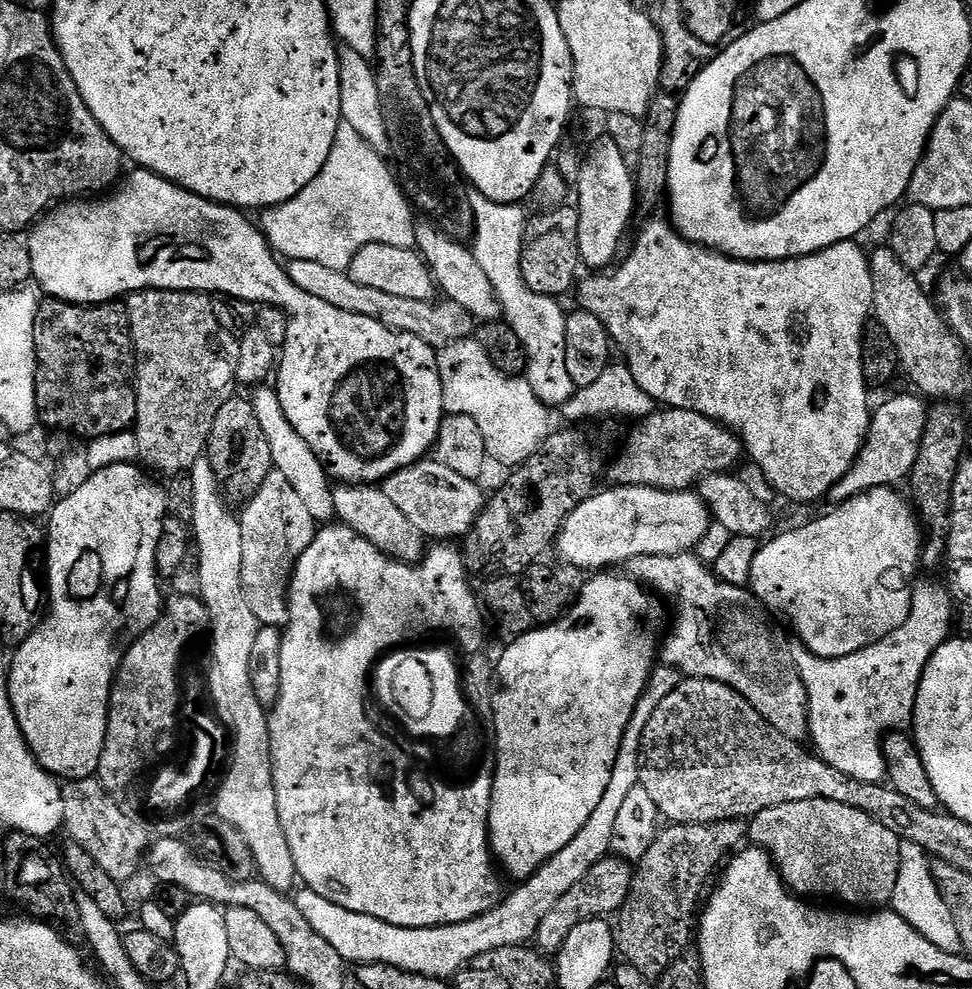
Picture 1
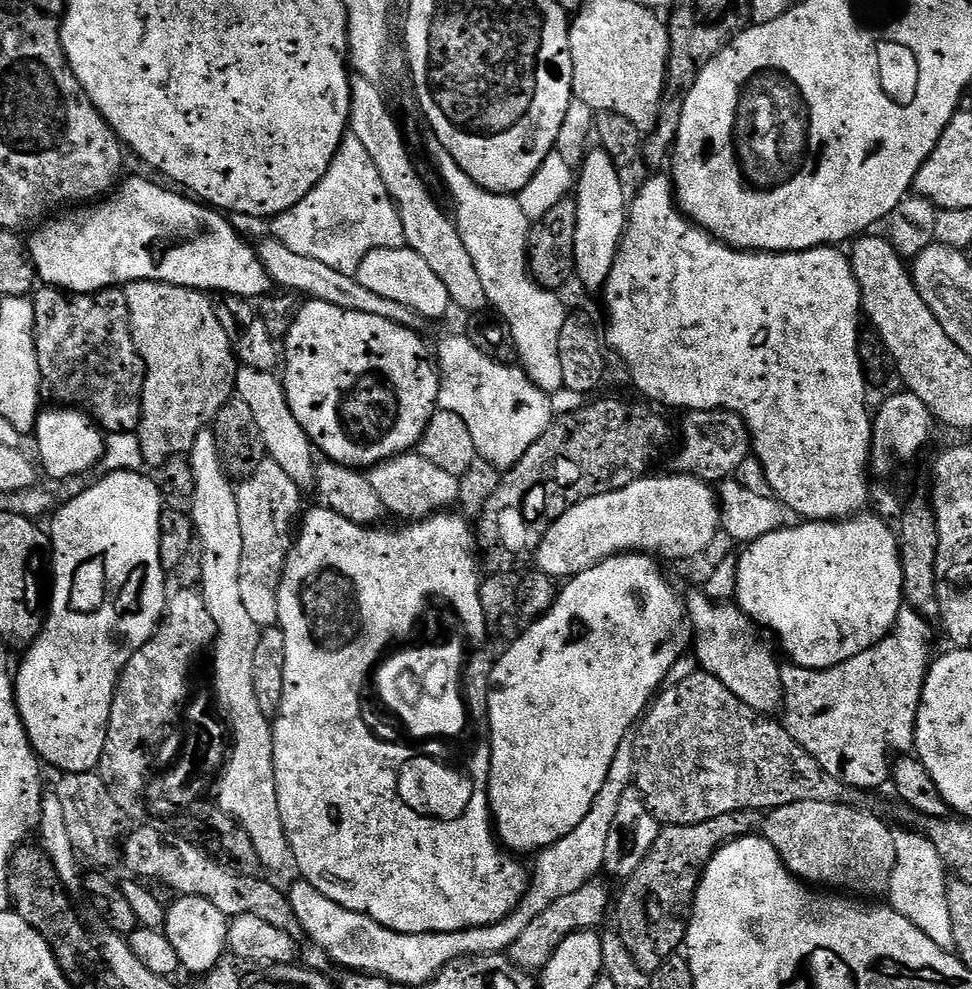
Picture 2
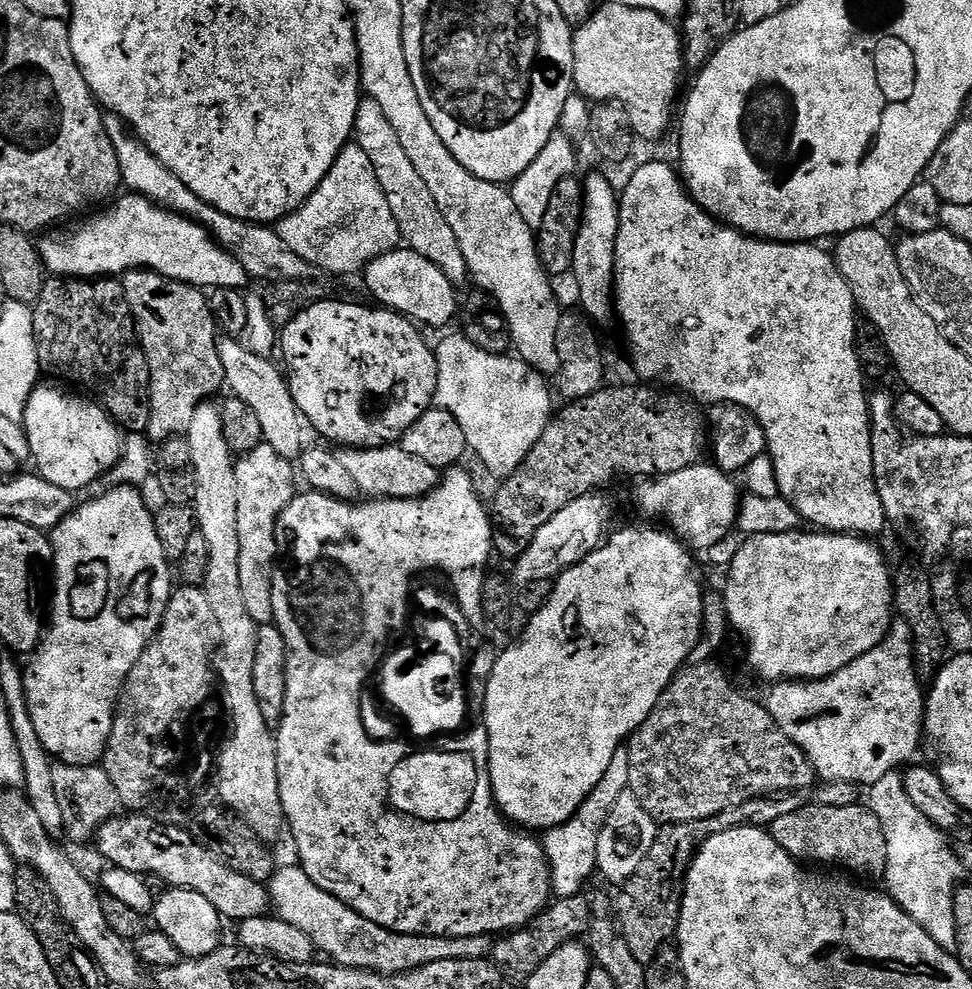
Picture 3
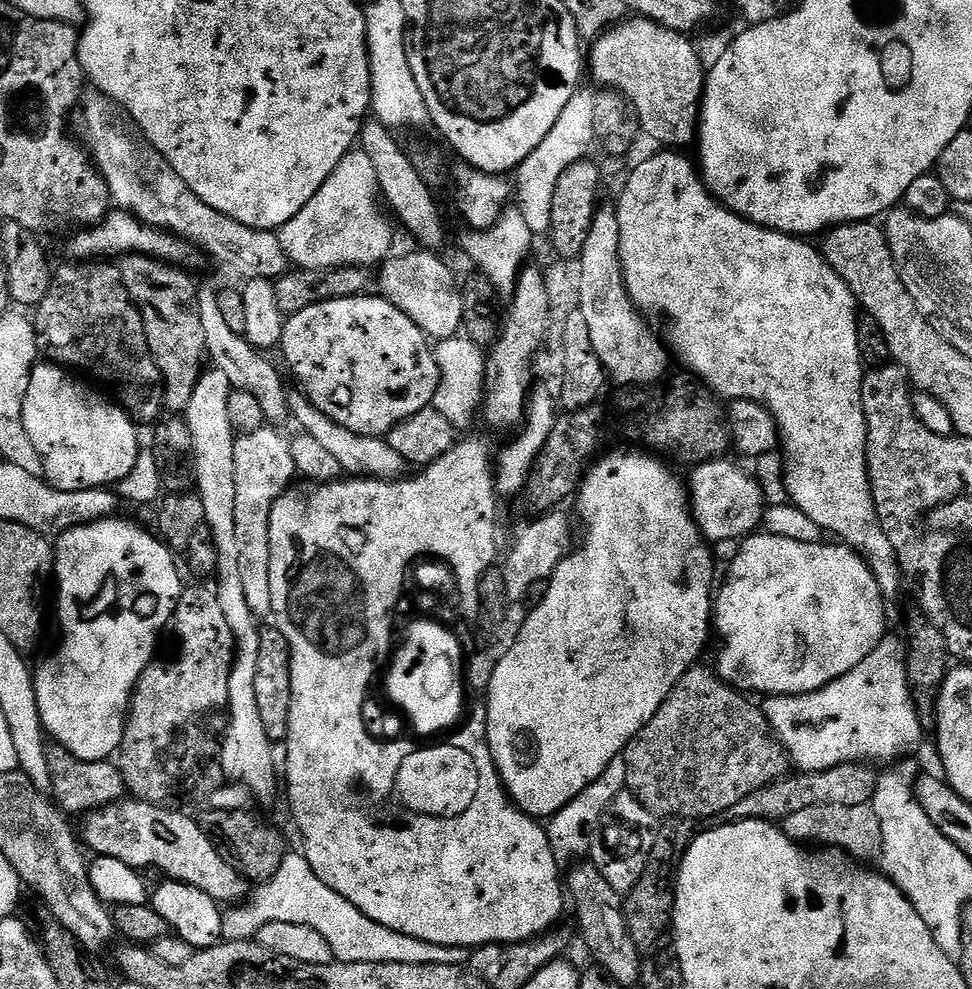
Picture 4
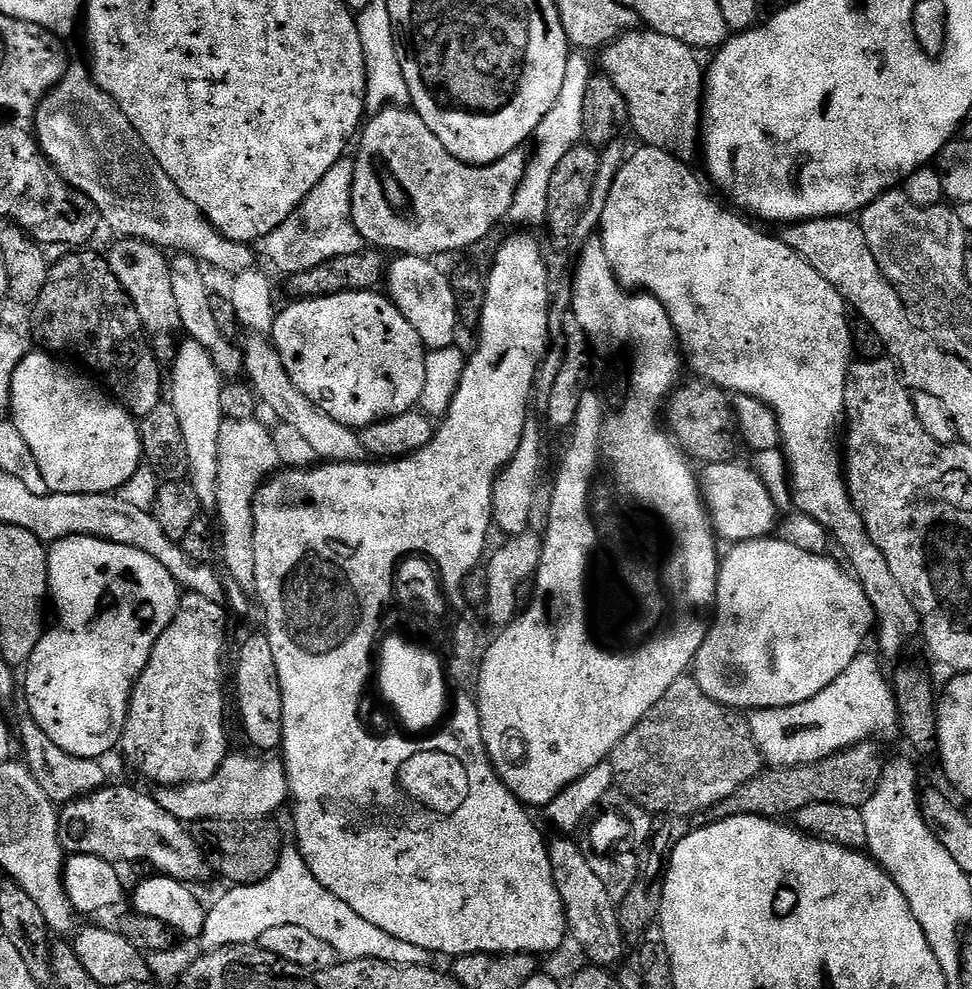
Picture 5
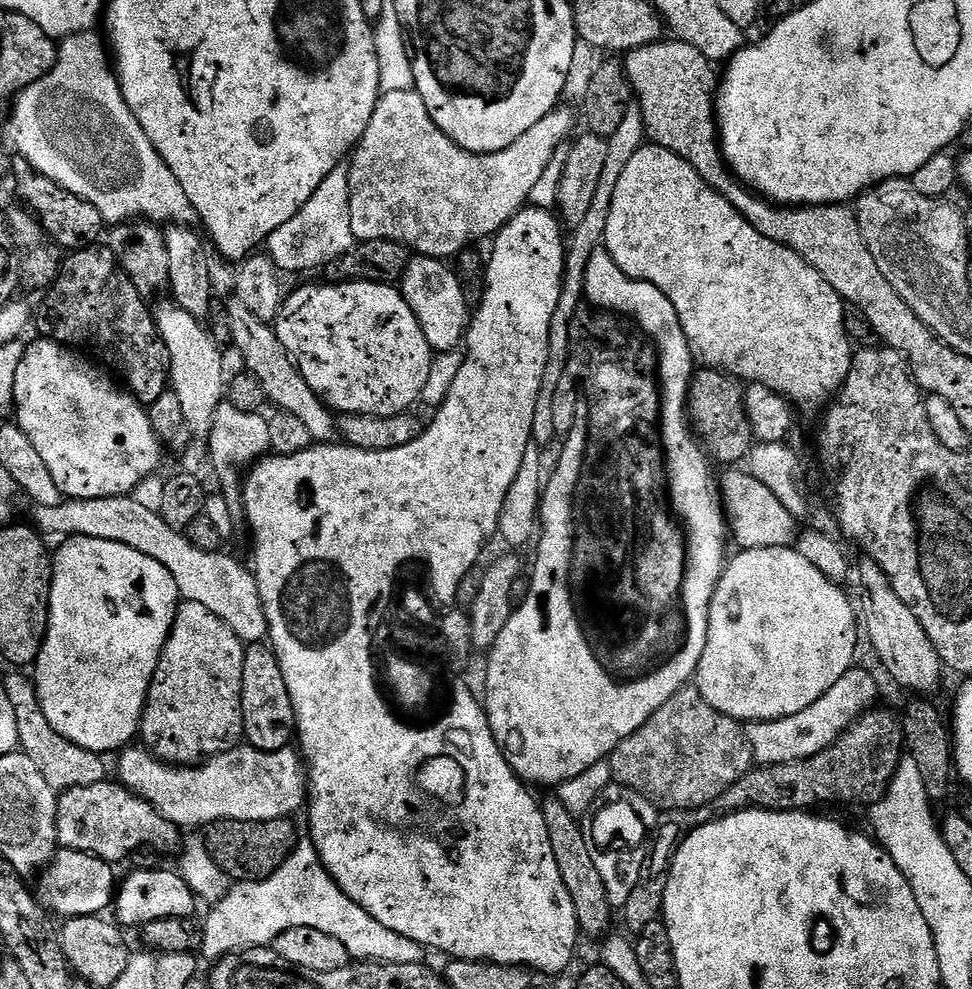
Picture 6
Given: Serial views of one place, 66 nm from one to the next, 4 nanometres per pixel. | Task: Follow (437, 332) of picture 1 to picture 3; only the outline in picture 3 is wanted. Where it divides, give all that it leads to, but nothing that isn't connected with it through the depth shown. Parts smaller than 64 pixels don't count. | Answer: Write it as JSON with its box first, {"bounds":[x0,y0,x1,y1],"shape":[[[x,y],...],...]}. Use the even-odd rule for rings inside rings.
{"bounds":[104,115,313,282],"shape":[[[105,115],[104,128],[116,151],[123,187],[129,193],[144,196],[153,204],[159,204],[160,207],[166,208],[170,212],[176,212],[179,216],[186,216],[190,220],[195,220],[197,224],[203,224],[216,237],[216,243],[221,248],[225,248],[227,252],[231,252],[235,263],[239,267],[241,264],[256,280],[264,280],[263,282],[303,280],[308,282],[313,279],[312,264],[306,262],[298,254],[294,254],[294,250],[290,250],[290,246],[286,246],[286,242],[282,242],[275,227],[266,224],[252,224],[249,220],[230,218],[230,214],[222,214],[222,210],[202,202],[202,198],[198,198],[198,194],[191,192],[171,170],[162,166],[162,162],[158,162],[158,158],[154,158],[154,154],[150,154],[147,146],[130,131],[128,125],[119,116]]]}

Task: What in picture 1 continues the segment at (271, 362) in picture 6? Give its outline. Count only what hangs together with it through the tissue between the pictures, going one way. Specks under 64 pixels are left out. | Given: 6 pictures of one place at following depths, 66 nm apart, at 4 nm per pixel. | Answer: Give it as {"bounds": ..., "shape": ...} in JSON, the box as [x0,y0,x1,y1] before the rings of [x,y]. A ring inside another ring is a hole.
{"bounds":[382,458,486,542],"shape":[[[425,458],[403,468],[383,481],[382,487],[390,502],[401,510],[420,533],[427,539],[434,538],[438,542],[467,536],[475,527],[486,503],[486,496],[483,496],[475,481],[447,469],[435,458]]]}

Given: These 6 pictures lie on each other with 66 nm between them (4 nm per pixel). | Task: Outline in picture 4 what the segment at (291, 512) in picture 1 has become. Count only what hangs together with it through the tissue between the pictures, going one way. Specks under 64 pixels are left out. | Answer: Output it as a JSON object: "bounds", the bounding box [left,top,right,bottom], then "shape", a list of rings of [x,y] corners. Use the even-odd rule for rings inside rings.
{"bounds":[234,426,298,618],"shape":[[[265,426],[237,435],[234,446],[234,538],[238,546],[236,575],[240,578],[242,594],[246,596],[252,615],[257,618],[267,617],[272,611],[268,585],[268,515],[272,503],[288,491],[295,481],[292,479],[298,476],[289,441],[283,440],[272,428],[275,427]]]}

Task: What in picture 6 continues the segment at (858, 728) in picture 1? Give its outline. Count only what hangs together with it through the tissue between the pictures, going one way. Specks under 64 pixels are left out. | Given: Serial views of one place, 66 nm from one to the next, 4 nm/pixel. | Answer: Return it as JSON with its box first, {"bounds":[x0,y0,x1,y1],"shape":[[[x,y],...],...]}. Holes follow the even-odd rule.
{"bounds":[747,667,878,765],"shape":[[[851,667],[818,702],[806,706],[806,710],[798,710],[798,714],[790,714],[777,720],[762,720],[747,725],[748,745],[752,748],[752,759],[757,765],[785,764],[798,762],[802,758],[810,758],[822,750],[826,750],[845,730],[855,724],[865,712],[873,707],[878,695],[878,686],[874,678],[860,668]]]}

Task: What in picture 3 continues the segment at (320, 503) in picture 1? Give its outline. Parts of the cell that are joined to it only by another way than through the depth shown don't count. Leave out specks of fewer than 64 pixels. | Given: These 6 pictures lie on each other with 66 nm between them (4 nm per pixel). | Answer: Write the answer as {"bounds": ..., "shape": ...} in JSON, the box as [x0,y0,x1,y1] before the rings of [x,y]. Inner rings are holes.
{"bounds":[218,338,306,461],"shape":[[[224,338],[218,343],[218,354],[222,358],[224,367],[224,382],[229,392],[235,399],[246,402],[250,410],[258,417],[264,435],[263,443],[274,446],[282,458],[295,461],[306,447],[304,436],[300,433],[302,417],[296,409],[292,391],[288,388],[285,373],[275,368],[267,356],[250,354],[250,350],[236,338]]]}

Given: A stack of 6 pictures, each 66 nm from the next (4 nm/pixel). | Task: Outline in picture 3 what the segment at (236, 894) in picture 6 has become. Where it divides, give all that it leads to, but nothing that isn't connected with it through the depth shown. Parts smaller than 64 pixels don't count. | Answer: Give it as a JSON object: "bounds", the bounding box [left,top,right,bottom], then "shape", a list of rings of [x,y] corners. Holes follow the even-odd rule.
{"bounds":[270,867,490,972],"shape":[[[277,867],[270,881],[270,904],[275,915],[290,922],[311,938],[329,961],[342,968],[361,968],[367,972],[413,972],[415,968],[430,962],[443,960],[479,960],[490,952],[490,940],[486,936],[474,938],[446,938],[407,932],[391,932],[358,914],[326,890],[314,886],[303,868]]]}

